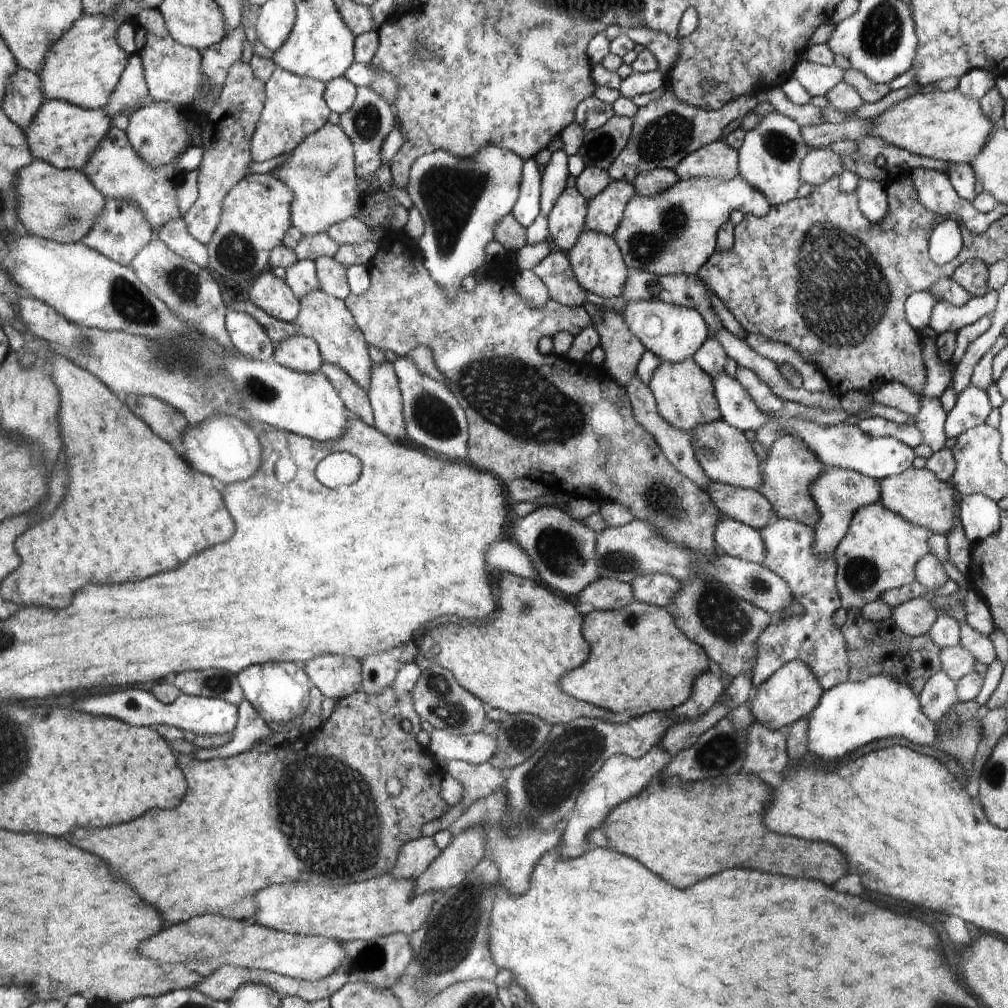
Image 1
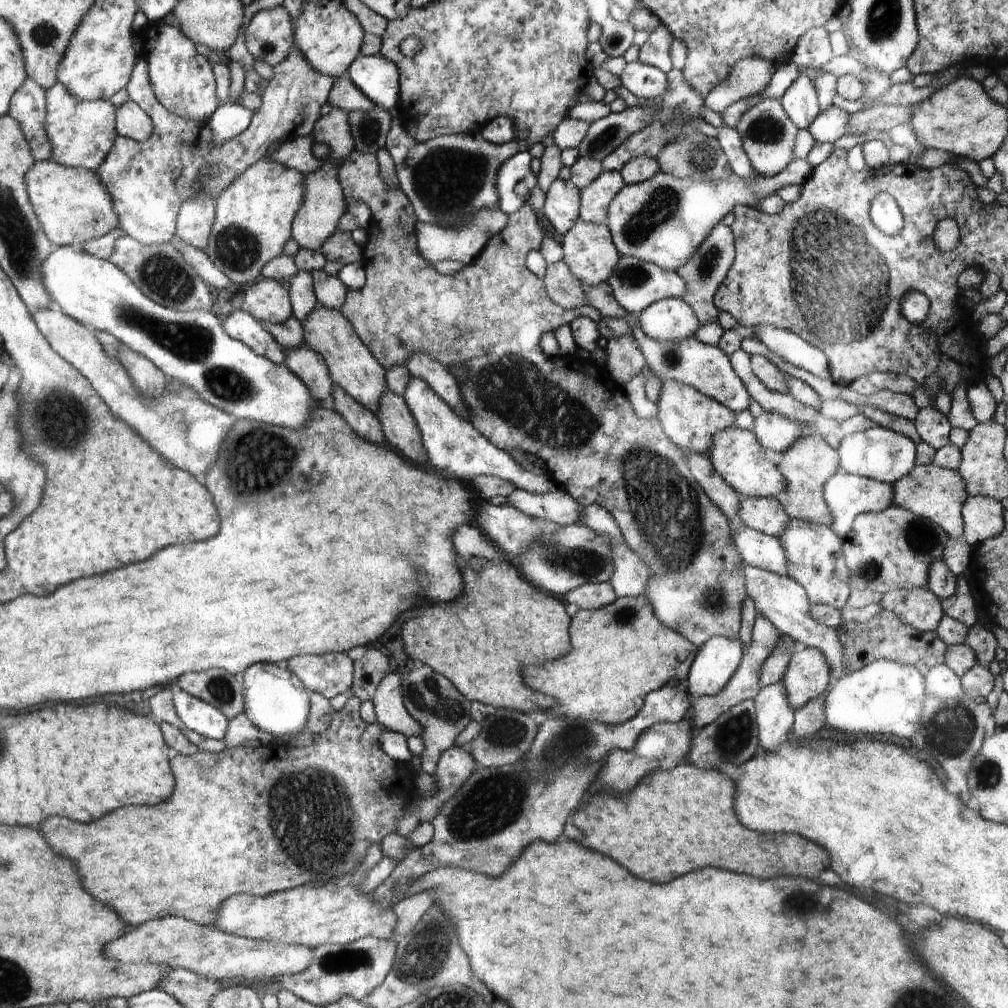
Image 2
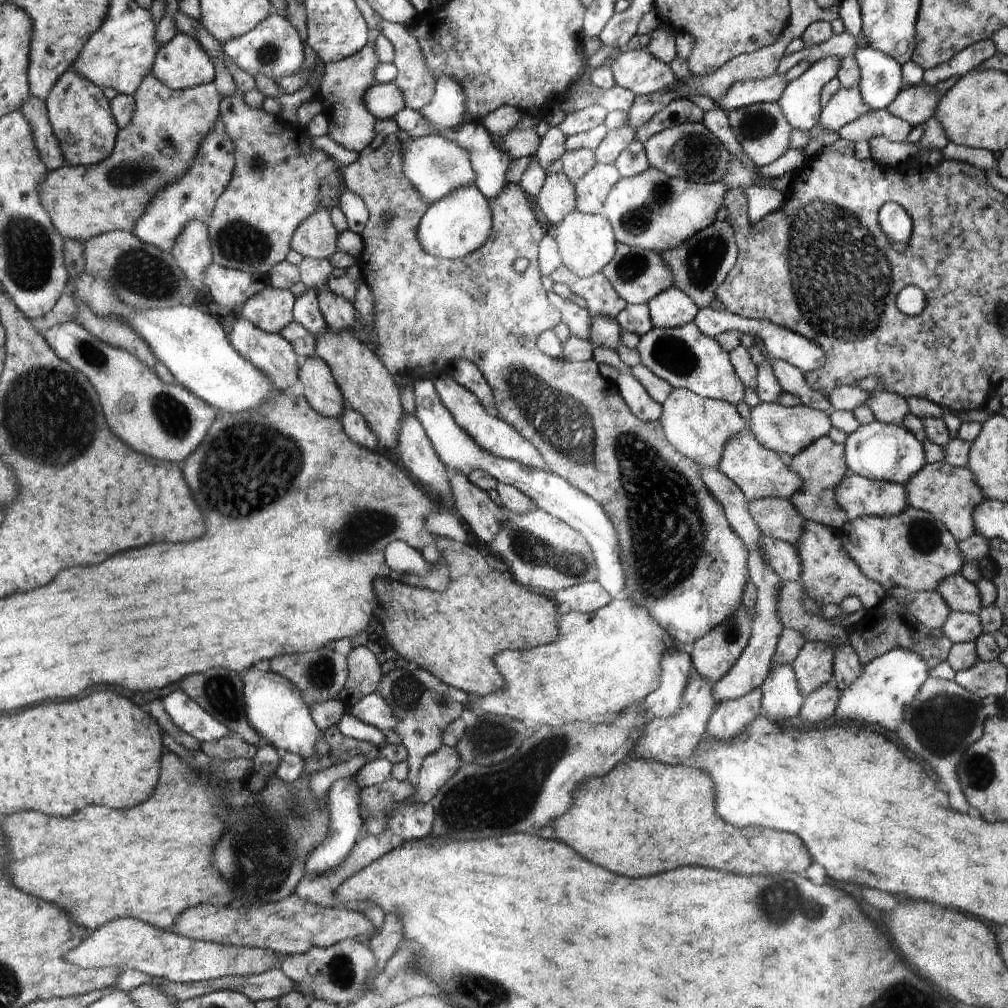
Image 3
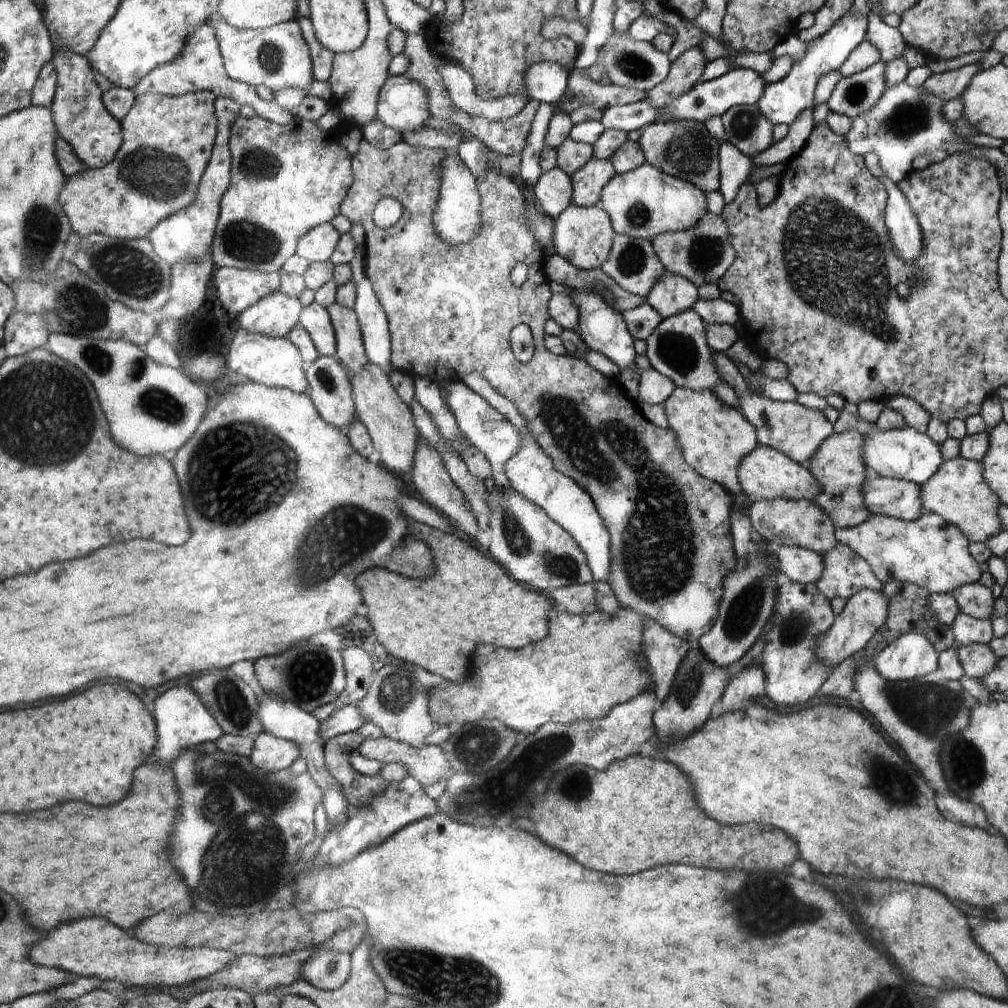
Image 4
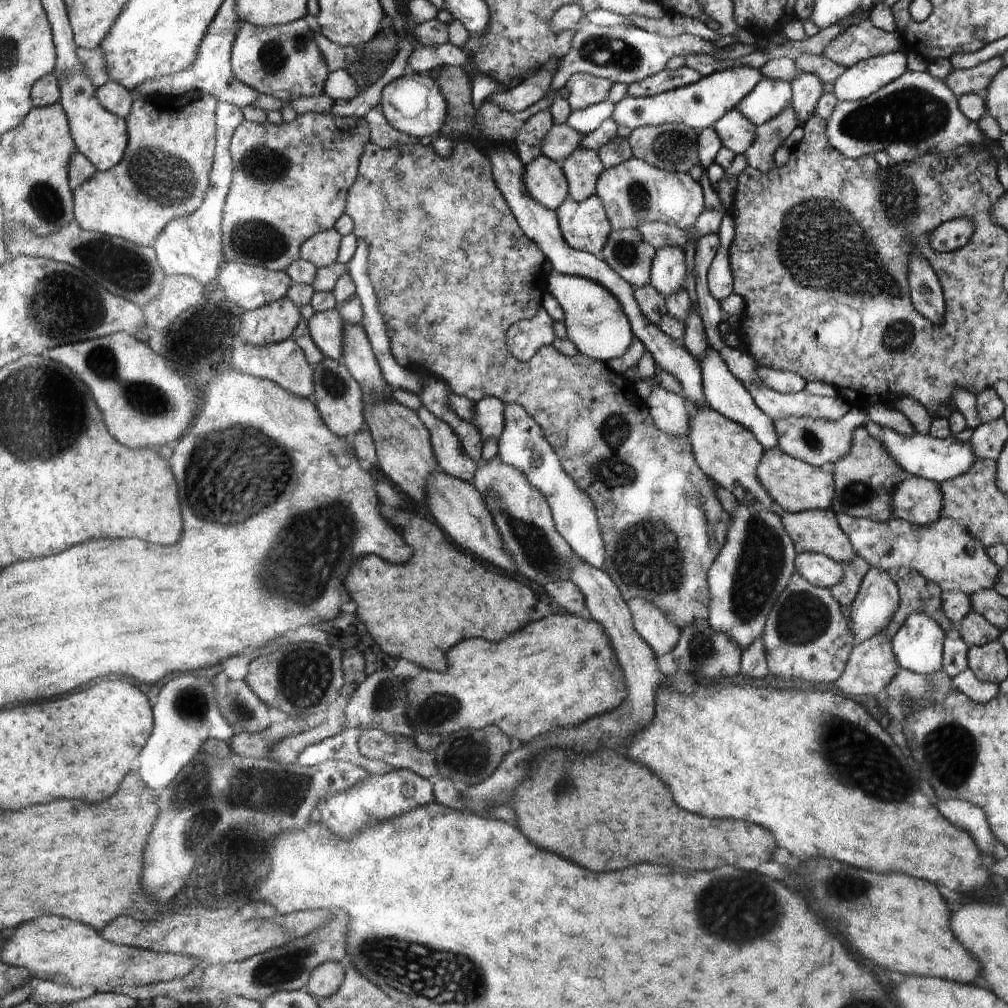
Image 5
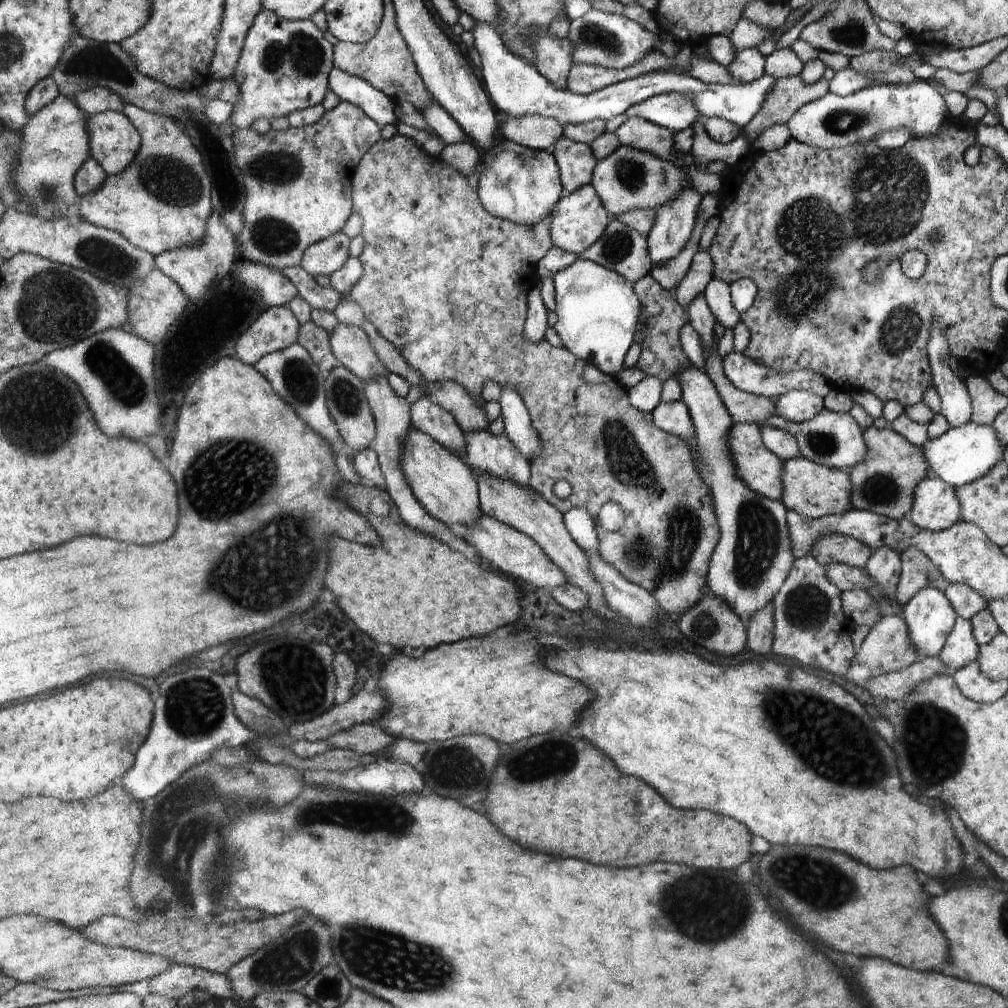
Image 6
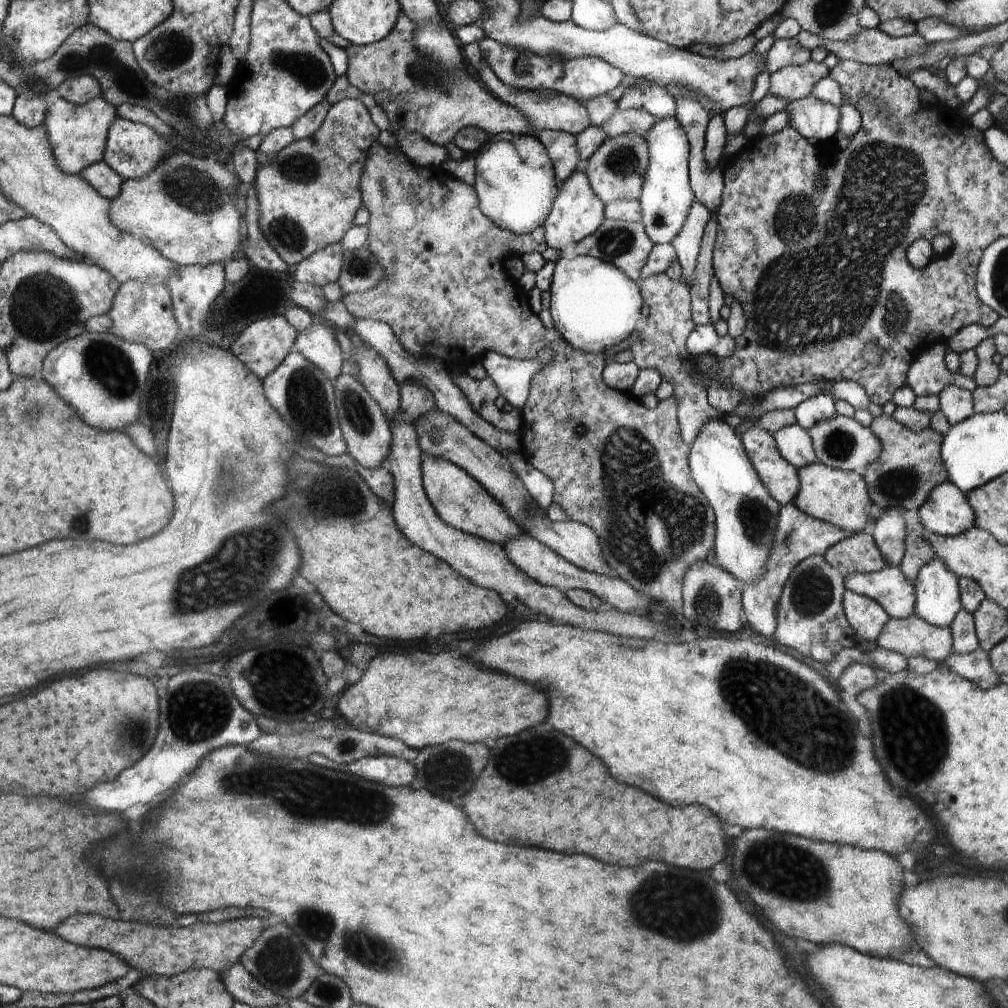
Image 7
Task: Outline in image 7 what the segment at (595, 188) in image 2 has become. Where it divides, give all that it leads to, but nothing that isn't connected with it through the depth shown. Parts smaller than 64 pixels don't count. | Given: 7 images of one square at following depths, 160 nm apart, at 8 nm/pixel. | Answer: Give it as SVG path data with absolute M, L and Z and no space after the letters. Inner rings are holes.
M544 129L537 132L536 138L547 147L548 155L554 164L556 179L560 183L567 181L579 167L582 168L578 139L574 134Z

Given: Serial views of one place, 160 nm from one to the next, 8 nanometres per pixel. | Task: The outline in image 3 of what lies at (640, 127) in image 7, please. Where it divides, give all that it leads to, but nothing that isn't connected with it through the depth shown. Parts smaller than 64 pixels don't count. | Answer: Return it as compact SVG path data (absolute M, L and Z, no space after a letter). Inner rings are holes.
M686 122L664 130L644 143L644 149L651 167L662 170L672 178L696 183L721 181L730 164L729 153L722 142L703 123L698 122Z

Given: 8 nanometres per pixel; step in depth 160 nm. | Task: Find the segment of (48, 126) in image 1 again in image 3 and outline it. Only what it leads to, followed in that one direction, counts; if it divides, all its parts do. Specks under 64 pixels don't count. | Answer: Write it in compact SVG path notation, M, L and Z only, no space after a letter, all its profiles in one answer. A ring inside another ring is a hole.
M74 65L59 78L45 102L50 125L63 148L67 165L87 166L107 161L118 144L119 126L111 112L110 100L102 88L74 70Z

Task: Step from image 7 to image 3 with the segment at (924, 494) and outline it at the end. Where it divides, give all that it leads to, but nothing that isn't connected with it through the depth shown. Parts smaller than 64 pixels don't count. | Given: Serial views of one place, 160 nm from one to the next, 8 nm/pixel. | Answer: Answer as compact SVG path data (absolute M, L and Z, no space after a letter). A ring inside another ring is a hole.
M824 436L812 442L806 450L793 457L792 462L790 462L791 470L804 480L804 488L800 493L790 498L790 502L795 504L805 520L828 526L835 531L839 531L848 522L848 518L846 518L844 510L840 508L840 502L837 499L840 482L846 478L848 470L844 454L846 454L844 444L836 444L828 436Z

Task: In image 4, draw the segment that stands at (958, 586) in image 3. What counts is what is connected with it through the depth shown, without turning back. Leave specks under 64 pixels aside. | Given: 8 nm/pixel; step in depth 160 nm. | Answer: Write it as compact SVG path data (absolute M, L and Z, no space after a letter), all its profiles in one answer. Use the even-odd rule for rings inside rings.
M978 582L960 585L952 592L952 596L958 603L960 613L977 619L988 619L993 612L994 595L990 588Z

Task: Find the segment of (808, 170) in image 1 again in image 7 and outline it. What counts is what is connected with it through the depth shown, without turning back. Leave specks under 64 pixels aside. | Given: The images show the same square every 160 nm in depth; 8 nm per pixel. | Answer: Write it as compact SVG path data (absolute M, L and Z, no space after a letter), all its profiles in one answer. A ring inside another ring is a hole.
M635 133L607 137L598 150L583 162L582 170L590 180L592 191L604 204L617 199L636 201L643 191L646 173L650 165L650 147L642 135Z

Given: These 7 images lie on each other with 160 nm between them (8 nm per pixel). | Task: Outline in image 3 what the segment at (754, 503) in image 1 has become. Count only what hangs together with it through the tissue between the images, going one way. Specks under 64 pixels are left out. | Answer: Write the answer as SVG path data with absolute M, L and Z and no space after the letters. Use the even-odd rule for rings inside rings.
M762 498L749 502L750 514L763 536L796 544L805 533L805 519L789 499Z

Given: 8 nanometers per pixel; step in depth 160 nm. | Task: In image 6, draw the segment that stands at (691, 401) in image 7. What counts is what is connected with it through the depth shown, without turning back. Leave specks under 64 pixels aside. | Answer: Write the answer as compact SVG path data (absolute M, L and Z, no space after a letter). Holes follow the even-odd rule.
M649 273L641 281L632 284L635 288L636 295L643 304L642 334L644 339L640 342L641 354L636 362L636 368L642 370L646 377L656 376L660 381L666 382L670 378L680 380L680 372L684 368L690 368L690 360L684 354L680 346L680 330L684 324L689 323L688 312L684 306L680 306L673 296L673 292L662 288Z

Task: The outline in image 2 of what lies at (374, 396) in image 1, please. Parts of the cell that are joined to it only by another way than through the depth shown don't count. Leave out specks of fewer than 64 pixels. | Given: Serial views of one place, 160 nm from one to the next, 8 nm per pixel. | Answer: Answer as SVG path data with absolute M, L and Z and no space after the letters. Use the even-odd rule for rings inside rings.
M388 389L380 402L380 411L377 412L377 417L387 434L389 444L394 449L399 450L416 466L430 465L422 431L404 396Z

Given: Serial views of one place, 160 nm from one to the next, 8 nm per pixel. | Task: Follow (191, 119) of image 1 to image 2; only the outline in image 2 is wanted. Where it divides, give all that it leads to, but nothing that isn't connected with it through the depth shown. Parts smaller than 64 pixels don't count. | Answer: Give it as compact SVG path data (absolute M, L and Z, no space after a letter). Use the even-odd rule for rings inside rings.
M132 101L115 109L115 122L118 125L118 136L147 141L153 133L151 116Z

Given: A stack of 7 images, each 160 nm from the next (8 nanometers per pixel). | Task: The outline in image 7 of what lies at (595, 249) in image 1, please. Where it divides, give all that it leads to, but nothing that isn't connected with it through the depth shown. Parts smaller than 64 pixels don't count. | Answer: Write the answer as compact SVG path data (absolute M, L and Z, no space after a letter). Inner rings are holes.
M579 167L567 181L559 186L559 195L555 199L554 208L548 214L547 221L544 222L547 247L561 252L567 244L575 244L583 241L584 238L591 237L605 221L606 204L592 191L590 180Z

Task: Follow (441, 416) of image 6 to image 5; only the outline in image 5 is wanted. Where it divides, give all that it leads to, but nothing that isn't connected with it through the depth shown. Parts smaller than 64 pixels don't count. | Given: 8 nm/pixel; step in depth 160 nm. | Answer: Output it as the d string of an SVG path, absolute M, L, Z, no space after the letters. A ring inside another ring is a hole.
M423 406L417 411L417 415L430 432L431 444L439 460L441 470L464 481L472 480L476 463L468 454L464 453L462 442L456 436L456 432Z

